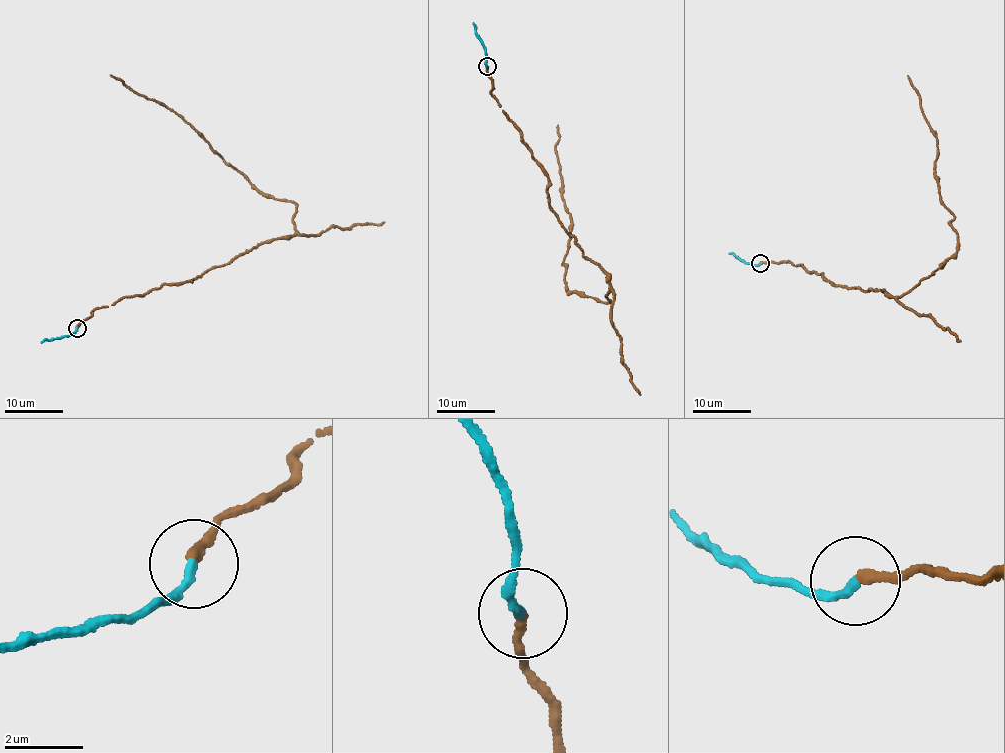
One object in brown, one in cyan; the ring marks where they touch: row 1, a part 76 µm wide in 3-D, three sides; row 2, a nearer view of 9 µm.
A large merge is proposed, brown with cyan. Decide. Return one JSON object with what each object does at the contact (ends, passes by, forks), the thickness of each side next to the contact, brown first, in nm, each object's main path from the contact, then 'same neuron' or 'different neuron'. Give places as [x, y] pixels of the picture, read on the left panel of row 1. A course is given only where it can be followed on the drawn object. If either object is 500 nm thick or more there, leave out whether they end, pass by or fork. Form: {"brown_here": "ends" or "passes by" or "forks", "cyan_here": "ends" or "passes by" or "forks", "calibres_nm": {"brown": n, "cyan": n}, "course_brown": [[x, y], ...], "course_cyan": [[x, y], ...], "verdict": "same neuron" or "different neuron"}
{"brown_here": "ends", "cyan_here": "ends", "calibres_nm": {"brown": 240, "cyan": 240}, "course_brown": [[77, 328], [94, 309], [194, 280], [296, 232], [295, 202], [258, 192], [179, 115], [110, 74]], "course_cyan": [[77, 328], [67, 337], [41, 342]], "verdict": "same neuron"}

